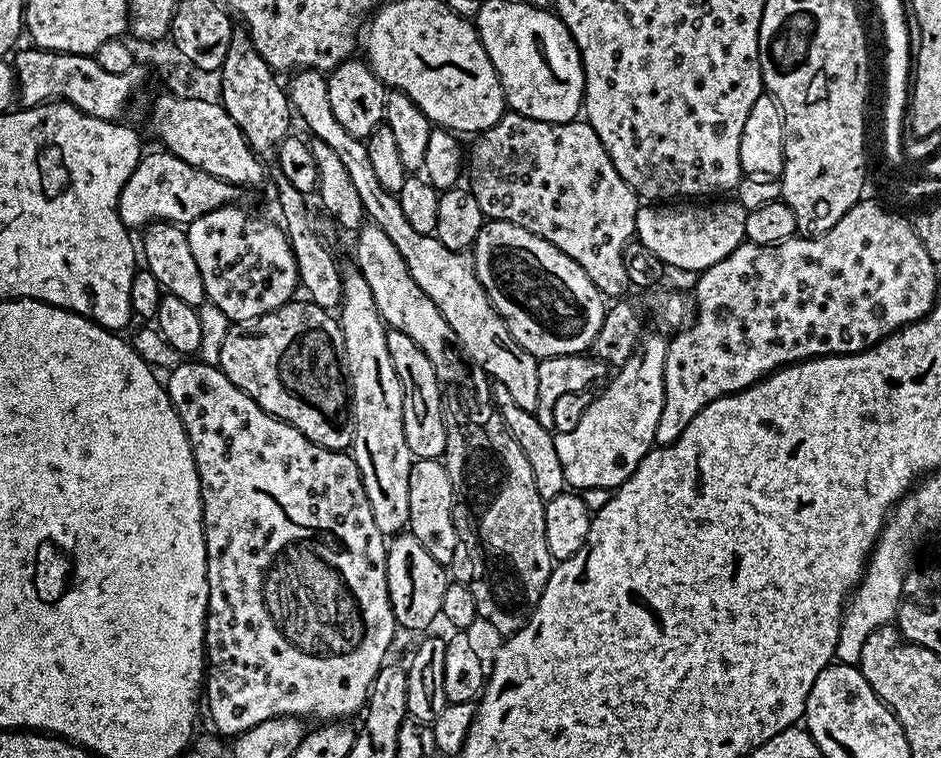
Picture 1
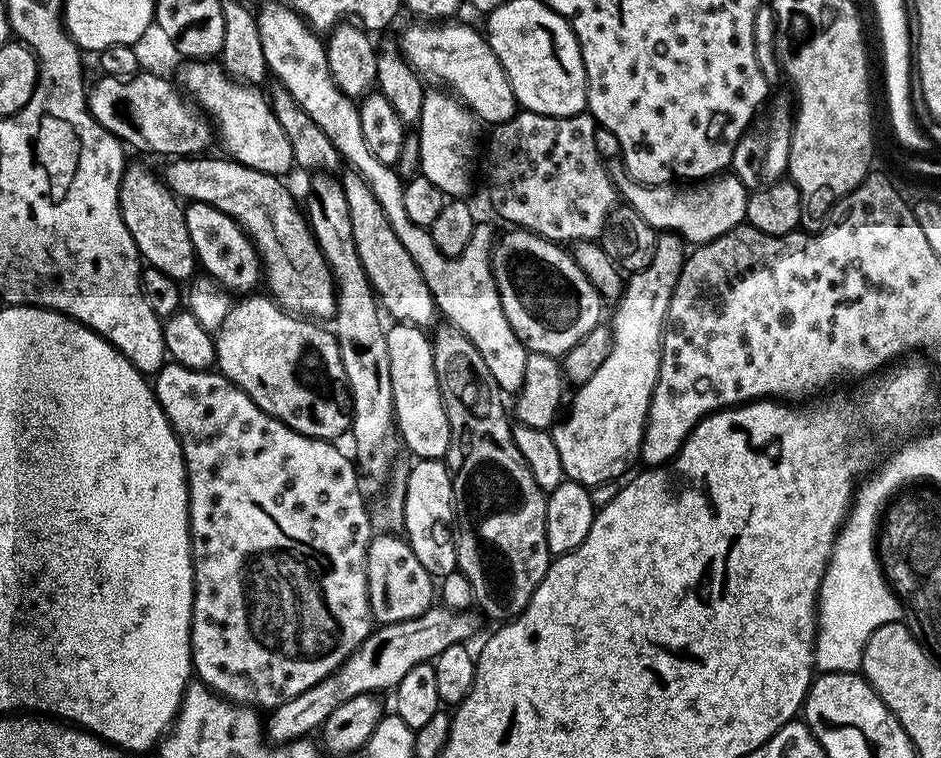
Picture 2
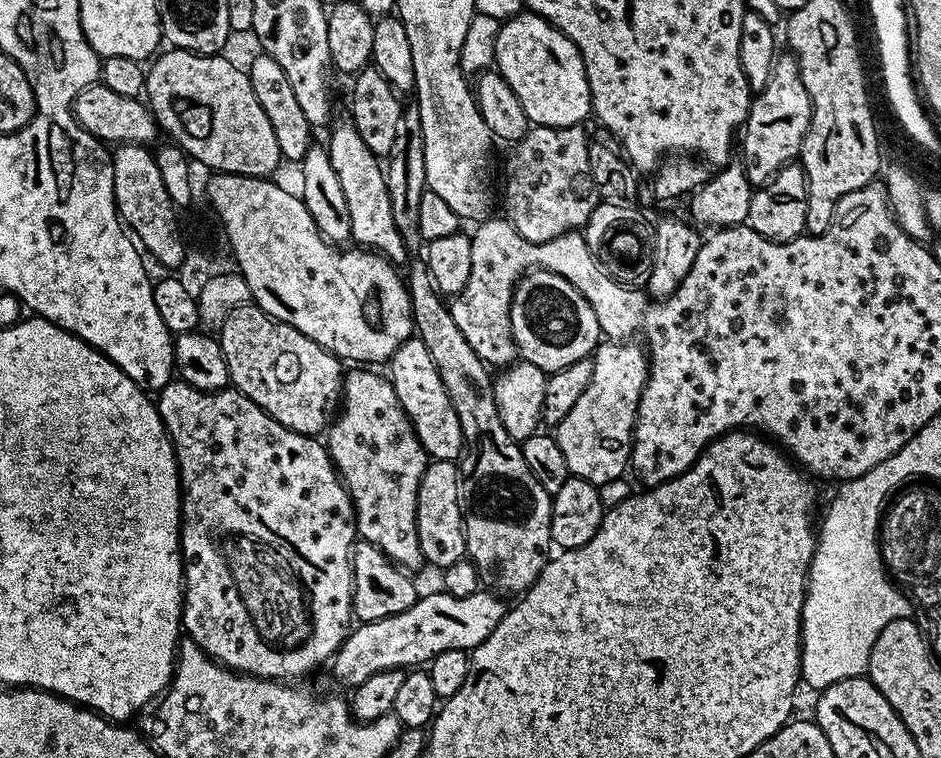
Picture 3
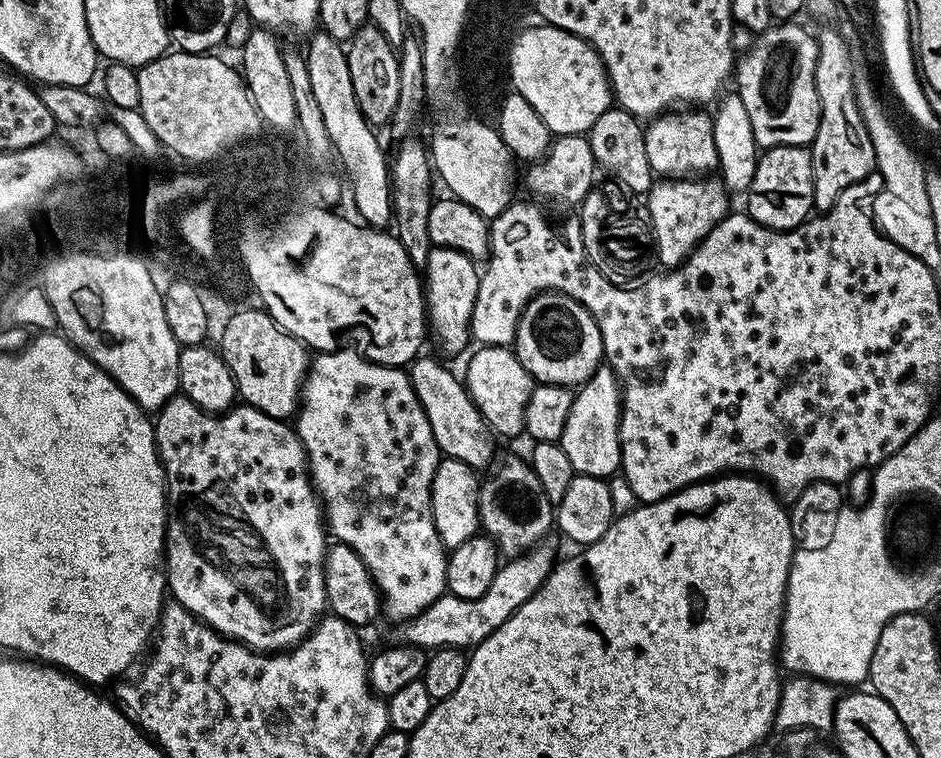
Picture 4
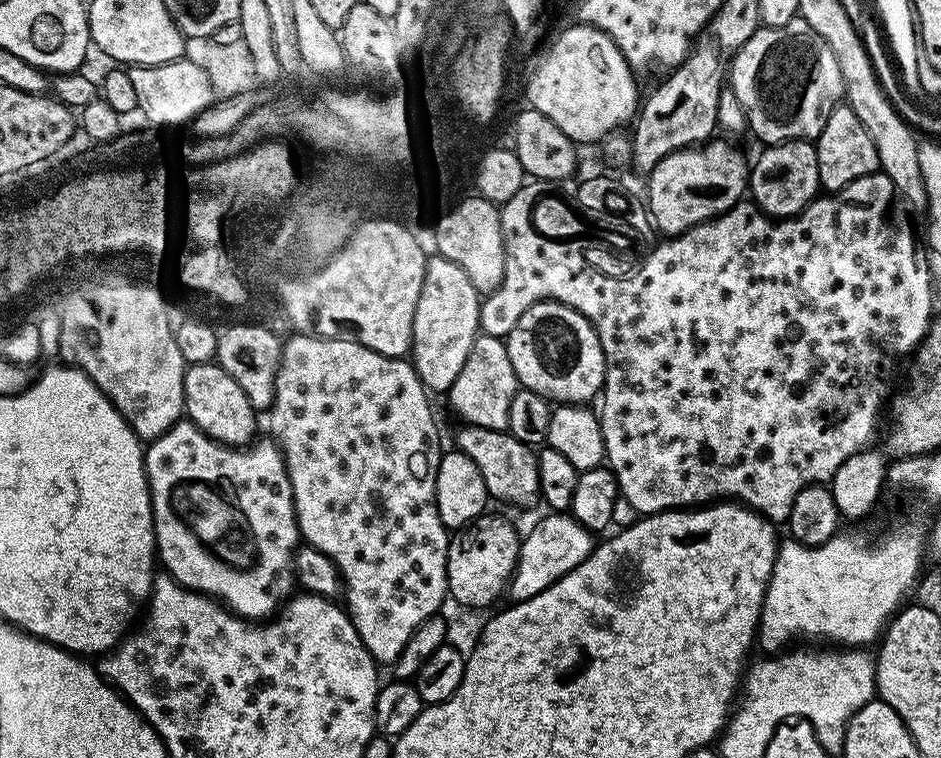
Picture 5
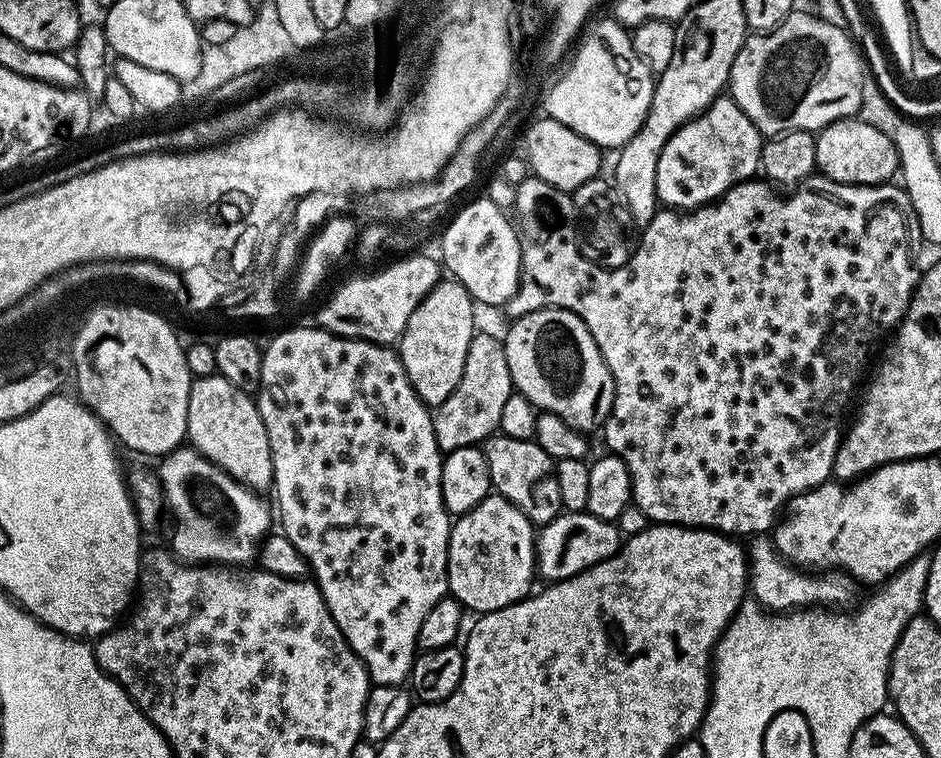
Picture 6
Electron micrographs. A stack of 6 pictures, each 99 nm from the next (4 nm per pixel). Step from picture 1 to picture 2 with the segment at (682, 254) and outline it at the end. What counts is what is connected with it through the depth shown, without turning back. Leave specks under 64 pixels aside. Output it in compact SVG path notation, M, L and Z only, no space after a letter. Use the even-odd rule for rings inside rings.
M721 174L703 182L693 183L691 186L665 186L662 188L632 186L628 192L628 200L632 203L629 204L631 211L638 213L651 228L656 229L657 233L671 234L692 246L708 244L711 240L717 240L719 236L725 236L732 229L741 227L746 220L749 189L744 189L744 184L738 177L728 175Z

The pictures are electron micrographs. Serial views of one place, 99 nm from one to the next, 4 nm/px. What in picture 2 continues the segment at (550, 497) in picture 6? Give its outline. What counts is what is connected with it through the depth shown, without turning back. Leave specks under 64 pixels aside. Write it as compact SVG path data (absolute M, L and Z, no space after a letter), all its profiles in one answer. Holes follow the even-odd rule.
M396 322L385 331L386 350L390 354L390 386L394 390L394 410L396 411L396 427L398 435L405 449L413 452L413 457L421 460L444 460L447 457L448 447L454 444L452 427L444 409L444 399L438 386L438 378L434 370L434 354L432 341L425 329L415 324Z

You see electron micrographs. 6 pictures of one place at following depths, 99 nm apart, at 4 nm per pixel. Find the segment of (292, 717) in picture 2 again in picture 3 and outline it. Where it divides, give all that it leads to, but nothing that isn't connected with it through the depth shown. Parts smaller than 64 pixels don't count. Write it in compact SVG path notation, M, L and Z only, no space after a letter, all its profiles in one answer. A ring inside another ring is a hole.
M437 590L429 596L421 595L409 608L390 618L369 624L357 623L330 661L332 680L348 688L347 690L354 690L362 682L366 682L370 674L378 674L387 668L407 669L409 666L420 666L442 654L442 650L476 648L486 642L486 638L494 634L498 622L502 622L506 604L499 599L503 600L492 590L481 590L466 598Z

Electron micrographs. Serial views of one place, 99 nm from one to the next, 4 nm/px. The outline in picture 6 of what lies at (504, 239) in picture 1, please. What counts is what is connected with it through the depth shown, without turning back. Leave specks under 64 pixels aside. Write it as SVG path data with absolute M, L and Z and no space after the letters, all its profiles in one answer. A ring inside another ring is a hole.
M543 308L537 312L531 312L525 316L515 317L511 321L512 329L508 333L503 333L502 339L504 349L506 350L506 366L510 366L510 378L515 391L521 392L525 398L532 403L533 406L540 412L549 412L558 418L562 418L562 422L566 422L574 430L585 434L599 433L603 429L606 418L612 412L612 403L614 402L614 382L610 370L606 366L606 362L602 358L602 354L598 350L598 346L594 342L594 338L590 338L590 330L586 330L586 326L582 322L582 318L578 318L570 310L565 308Z

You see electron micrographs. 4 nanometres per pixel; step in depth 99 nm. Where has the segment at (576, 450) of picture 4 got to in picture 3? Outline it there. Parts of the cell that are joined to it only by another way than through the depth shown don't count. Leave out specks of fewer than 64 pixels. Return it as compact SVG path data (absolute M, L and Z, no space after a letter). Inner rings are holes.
M601 342L596 345L596 351L591 357L594 362L594 378L590 378L590 386L586 386L586 391L582 393L582 398L578 398L578 403L575 404L574 410L570 410L570 414L566 414L566 418L562 418L560 425L554 429L554 435L558 446L562 446L562 454L566 454L566 466L569 473L583 480L589 480L591 484L601 485L611 480L619 480L625 475L626 469L629 467L632 459L632 431L636 425L636 411L638 410L638 402L642 398L642 390L644 383L648 380L648 357L645 349L636 342Z

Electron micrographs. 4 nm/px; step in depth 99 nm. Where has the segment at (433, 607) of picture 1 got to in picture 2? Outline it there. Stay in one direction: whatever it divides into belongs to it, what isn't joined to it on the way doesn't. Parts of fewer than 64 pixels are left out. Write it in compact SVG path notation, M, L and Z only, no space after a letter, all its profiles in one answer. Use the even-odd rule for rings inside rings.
M392 530L377 531L368 544L366 572L373 621L380 624L406 622L433 607L438 592L434 577L426 570L426 566L422 566L422 562L418 562L418 554L414 554L403 535Z

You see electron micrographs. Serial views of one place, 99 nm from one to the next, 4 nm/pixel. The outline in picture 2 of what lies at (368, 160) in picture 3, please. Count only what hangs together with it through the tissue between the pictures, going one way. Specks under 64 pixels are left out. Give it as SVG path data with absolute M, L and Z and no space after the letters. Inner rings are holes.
M348 170L345 173L342 183L346 202L350 206L350 226L354 226L354 246L358 246L358 258L362 258L362 266L381 309L387 315L389 312L393 321L431 329L437 323L438 309L414 258L410 258L410 254L406 254L406 246L398 242L398 234L394 234L382 206L378 206L378 198L374 198L367 182L357 172Z

